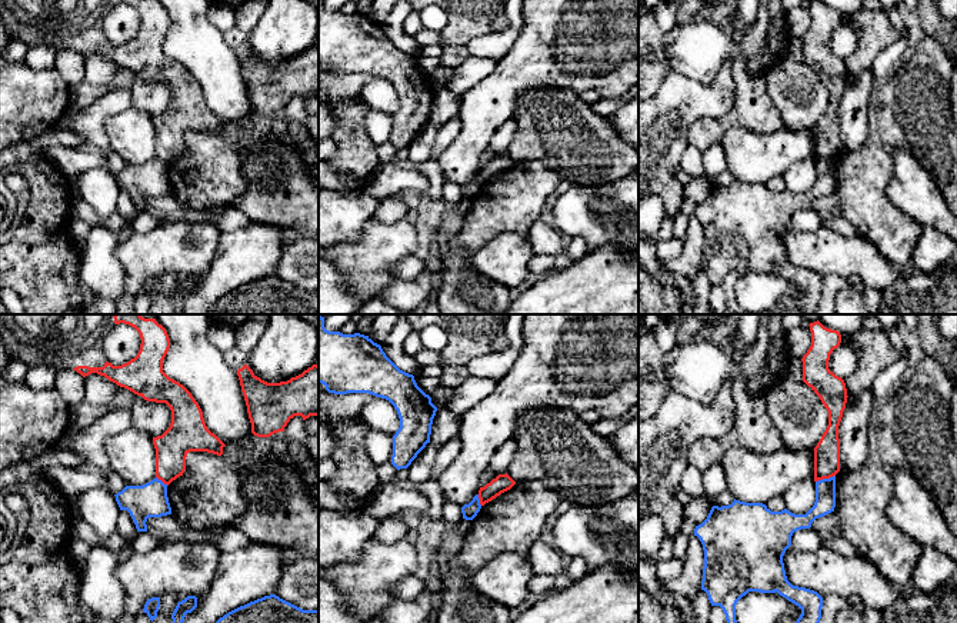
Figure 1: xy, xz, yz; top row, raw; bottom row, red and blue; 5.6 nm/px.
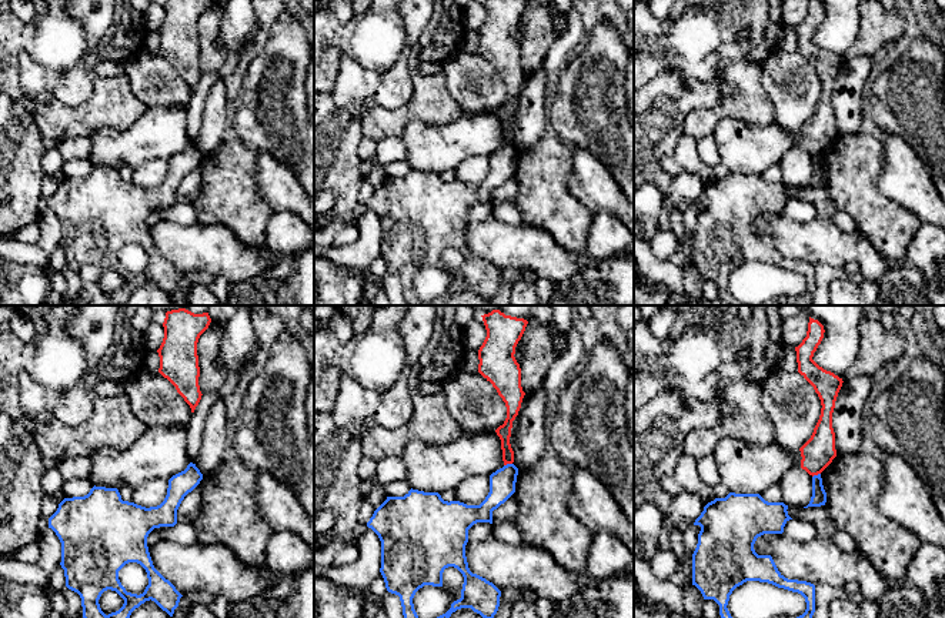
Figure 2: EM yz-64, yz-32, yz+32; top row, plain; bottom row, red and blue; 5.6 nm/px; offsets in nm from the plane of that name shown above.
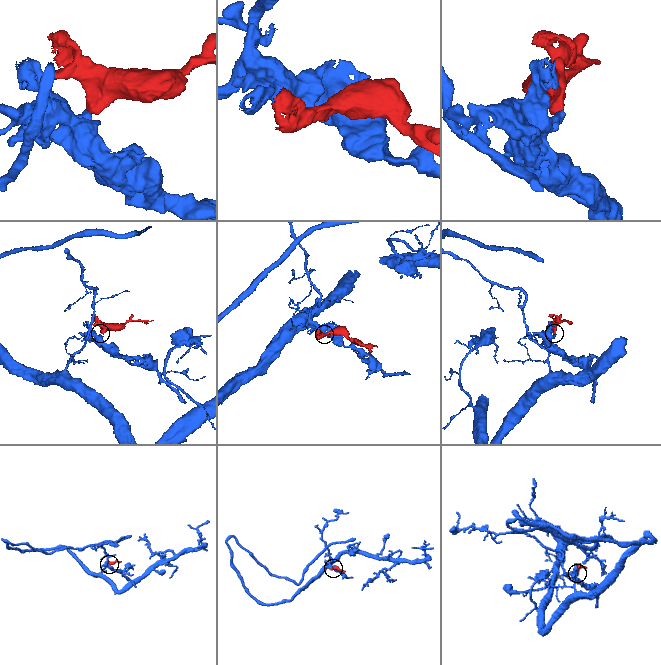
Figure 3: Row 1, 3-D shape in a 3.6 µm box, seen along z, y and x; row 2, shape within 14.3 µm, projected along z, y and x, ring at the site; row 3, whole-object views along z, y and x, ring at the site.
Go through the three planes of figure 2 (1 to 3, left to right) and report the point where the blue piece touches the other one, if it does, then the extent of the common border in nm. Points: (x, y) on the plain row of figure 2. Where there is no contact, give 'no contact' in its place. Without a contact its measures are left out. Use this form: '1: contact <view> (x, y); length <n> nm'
1: no contact
2: contact yz-32 (507, 143); length 50 nm
3: contact yz+32 (815, 154); length 50 nm

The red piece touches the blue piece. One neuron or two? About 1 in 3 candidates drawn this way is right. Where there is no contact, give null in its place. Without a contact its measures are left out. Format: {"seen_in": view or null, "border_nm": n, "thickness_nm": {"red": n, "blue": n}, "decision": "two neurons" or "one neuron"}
{"seen_in": "yz", "border_nm": 120, "thickness_nm": {"red": 140, "blue": 120}, "decision": "two neurons"}

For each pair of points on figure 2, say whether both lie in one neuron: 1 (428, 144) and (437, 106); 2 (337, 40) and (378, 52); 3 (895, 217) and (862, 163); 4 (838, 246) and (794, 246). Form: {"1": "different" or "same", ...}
{"1": "different", "2": "same", "3": "same", "4": "same"}

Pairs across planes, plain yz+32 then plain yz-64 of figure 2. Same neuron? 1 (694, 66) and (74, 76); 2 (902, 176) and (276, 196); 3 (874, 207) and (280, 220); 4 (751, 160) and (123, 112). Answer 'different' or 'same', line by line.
1: different
2: same
3: different
4: different

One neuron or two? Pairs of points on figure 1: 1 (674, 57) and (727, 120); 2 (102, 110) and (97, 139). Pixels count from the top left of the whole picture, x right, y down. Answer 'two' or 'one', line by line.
1: one
2: one

